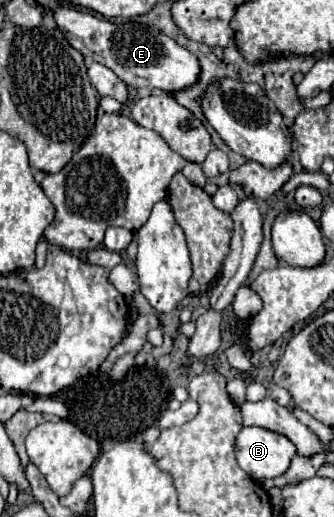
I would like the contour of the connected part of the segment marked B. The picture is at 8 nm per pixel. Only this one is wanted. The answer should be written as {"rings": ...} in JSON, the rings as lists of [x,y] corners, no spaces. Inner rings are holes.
{"rings":[[[242,428],[236,438],[236,458],[240,468],[262,482],[284,474],[290,460],[296,454],[296,446],[282,434],[264,428]]]}

